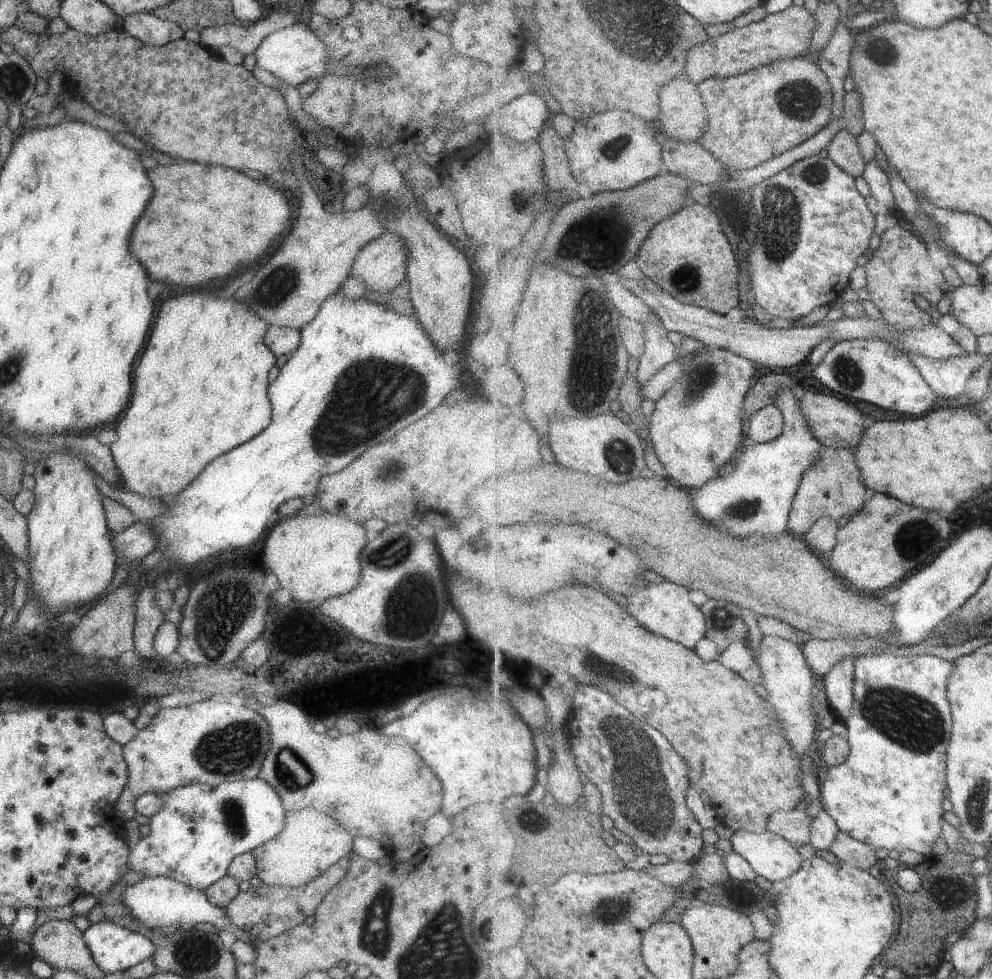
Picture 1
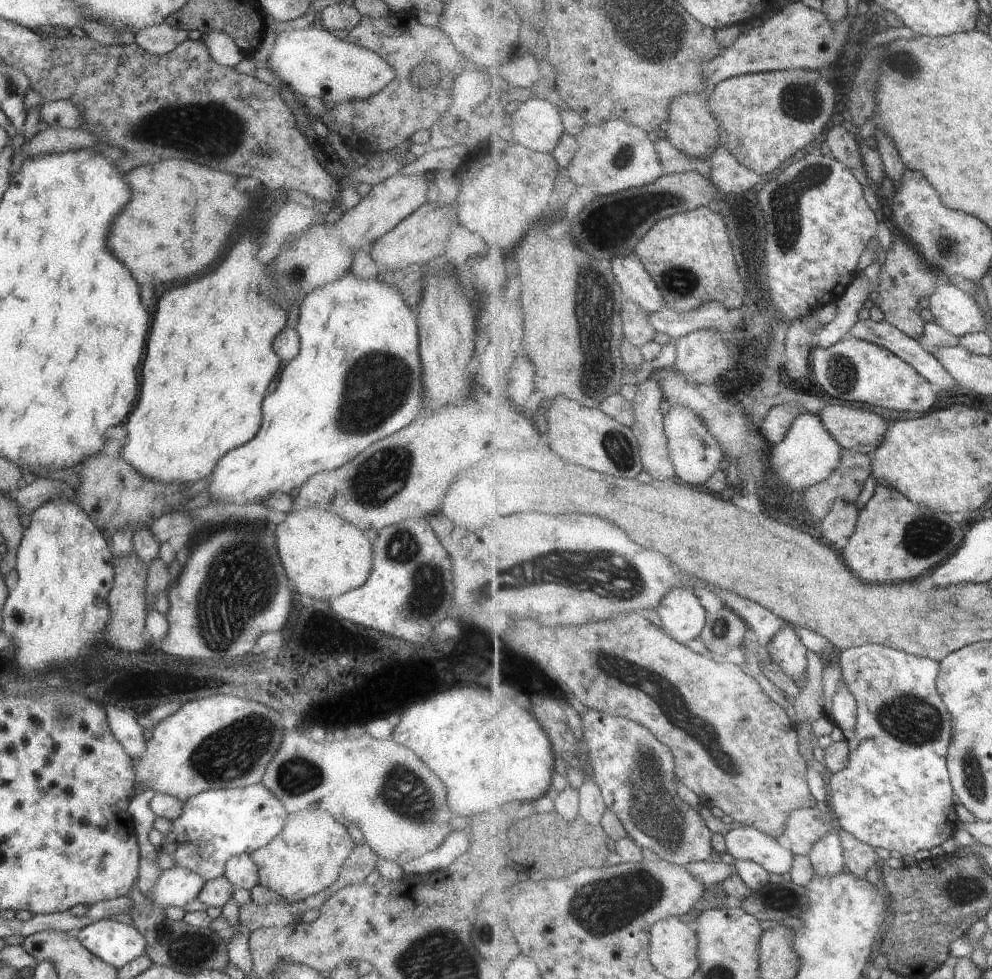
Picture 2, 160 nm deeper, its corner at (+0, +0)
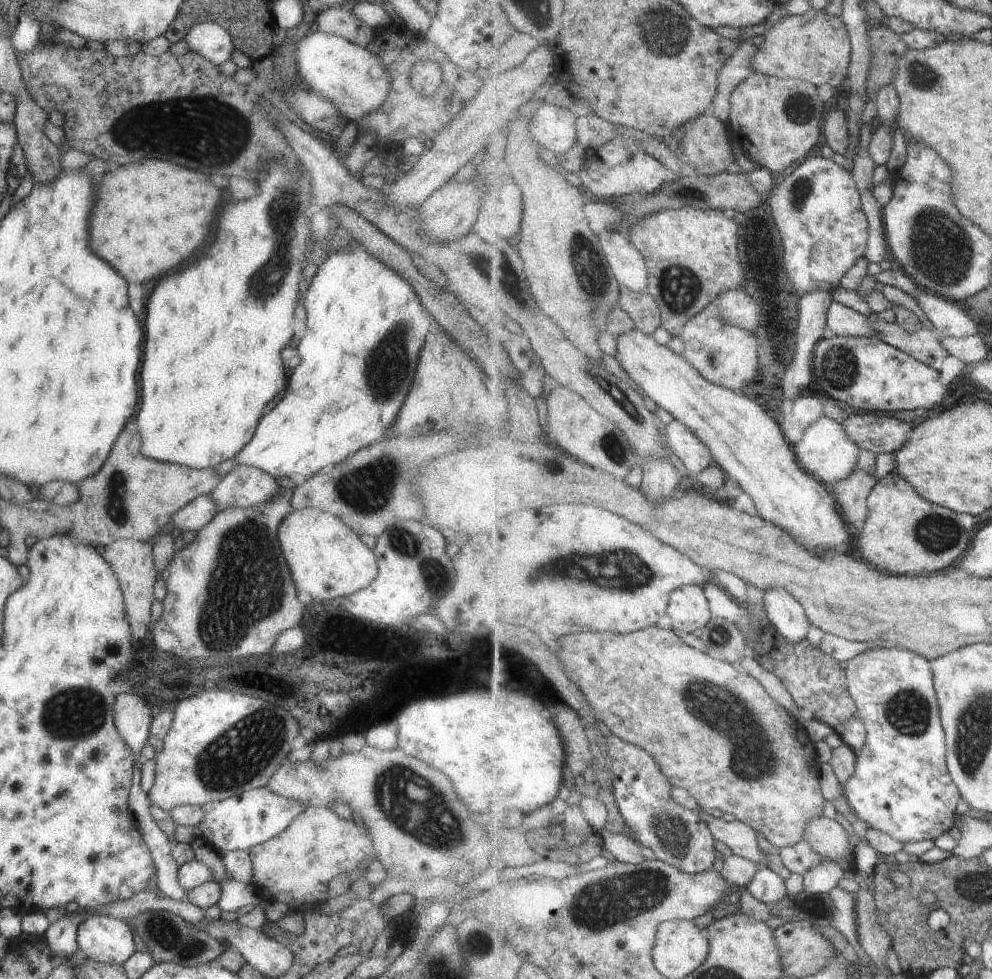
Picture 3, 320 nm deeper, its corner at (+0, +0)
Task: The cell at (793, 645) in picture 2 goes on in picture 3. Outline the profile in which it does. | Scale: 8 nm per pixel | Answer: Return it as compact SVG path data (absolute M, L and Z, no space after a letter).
M769 588L766 592L763 606L771 624L791 644L807 639L813 624L807 616L804 604L788 588Z

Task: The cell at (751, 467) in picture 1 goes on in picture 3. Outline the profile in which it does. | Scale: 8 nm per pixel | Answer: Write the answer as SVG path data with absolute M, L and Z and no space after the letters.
M823 417L818 423L806 429L803 438L793 446L800 465L816 476L825 486L833 487L840 480L848 479L858 468L860 452L863 450L857 441L853 440L843 422Z

